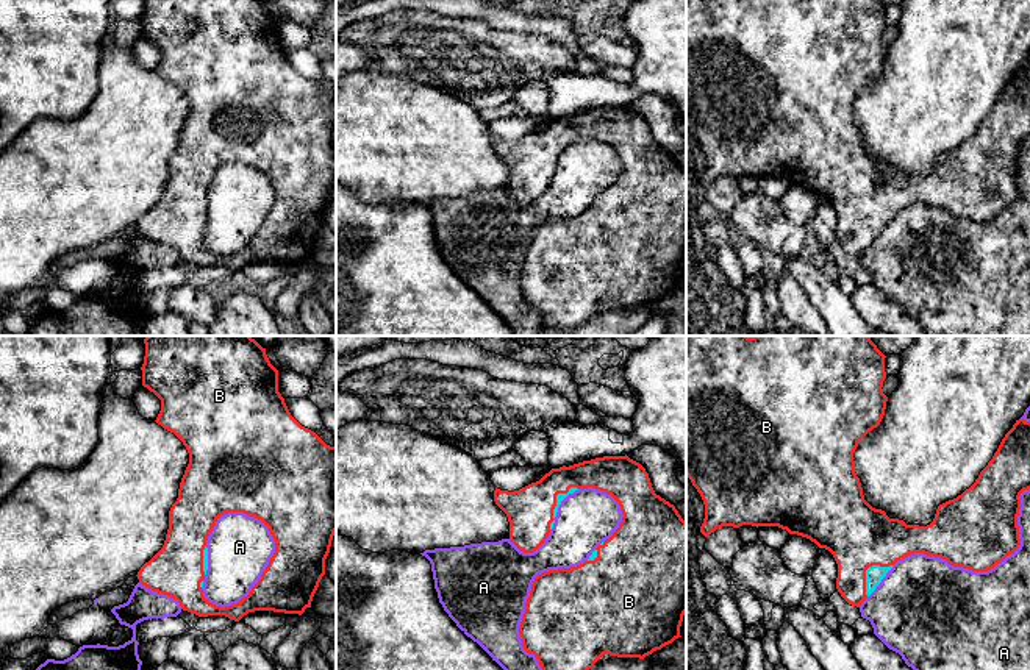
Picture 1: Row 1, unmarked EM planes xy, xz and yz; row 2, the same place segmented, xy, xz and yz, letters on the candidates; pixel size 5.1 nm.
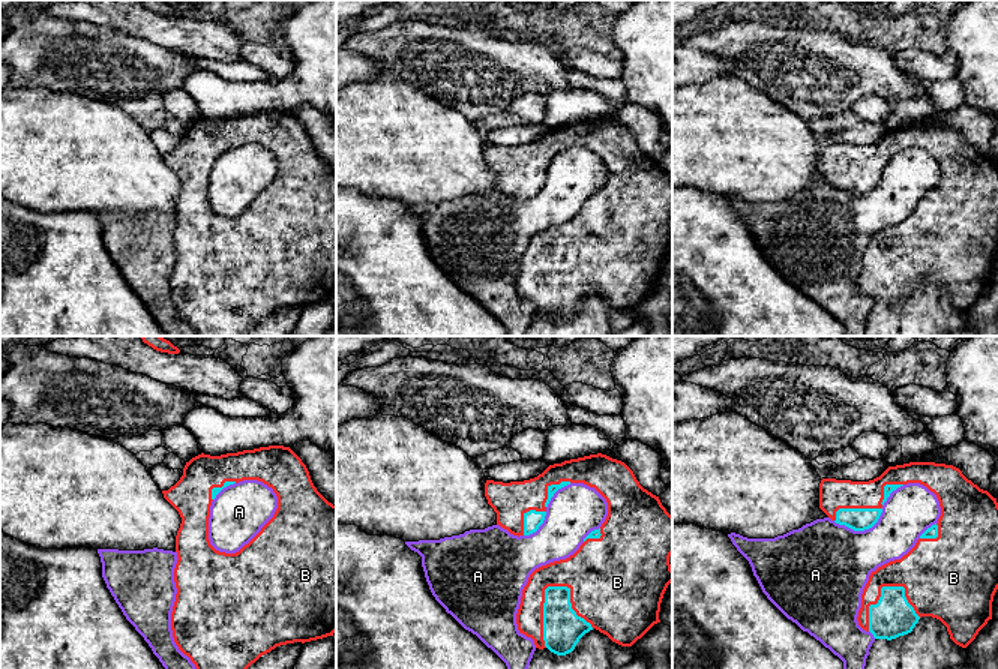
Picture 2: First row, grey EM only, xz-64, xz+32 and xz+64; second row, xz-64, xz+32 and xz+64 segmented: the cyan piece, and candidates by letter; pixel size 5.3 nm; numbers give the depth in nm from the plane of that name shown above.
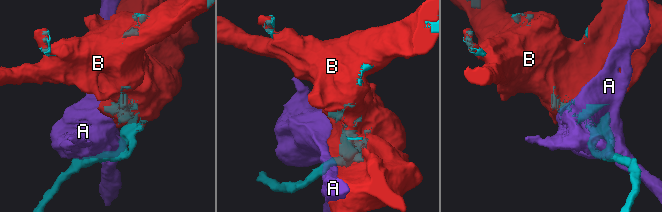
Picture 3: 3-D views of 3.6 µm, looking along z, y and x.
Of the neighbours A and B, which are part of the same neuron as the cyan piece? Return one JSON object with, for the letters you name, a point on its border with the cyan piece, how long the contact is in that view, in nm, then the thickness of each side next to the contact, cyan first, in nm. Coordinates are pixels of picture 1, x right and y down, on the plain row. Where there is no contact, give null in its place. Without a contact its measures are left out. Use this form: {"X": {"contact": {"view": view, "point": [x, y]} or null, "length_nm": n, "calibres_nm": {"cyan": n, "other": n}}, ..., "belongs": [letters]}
{"B": {"contact": {"view": "xz", "point": [557, 153]}, "length_nm": 260, "calibres_nm": {"cyan": 50, "other": 240}}, "belongs": ["B"]}

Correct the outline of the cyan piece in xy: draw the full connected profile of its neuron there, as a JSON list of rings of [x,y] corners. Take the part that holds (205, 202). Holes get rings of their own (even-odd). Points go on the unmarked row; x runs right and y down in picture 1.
[[[145,0],[142,36],[161,50],[156,73],[173,83],[189,103],[178,148],[169,161],[169,180],[163,198],[138,222],[142,236],[177,250],[183,261],[198,267],[225,266],[239,272],[255,261],[302,266],[325,225],[325,209],[336,183],[336,97],[302,77],[278,42],[278,20],[266,0]],[[244,162],[261,170],[275,191],[275,203],[261,230],[247,247],[231,256],[216,256],[203,247],[208,220],[206,191],[217,169]]]

